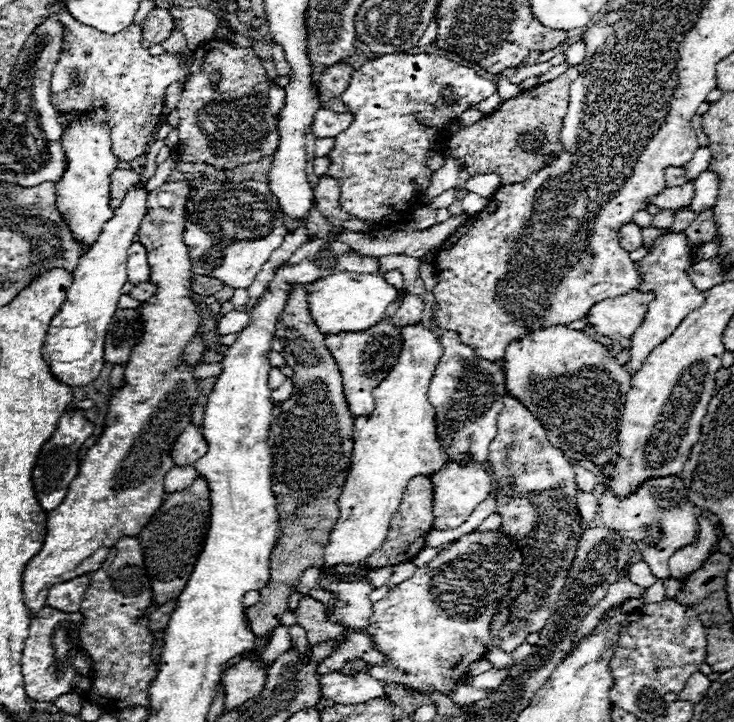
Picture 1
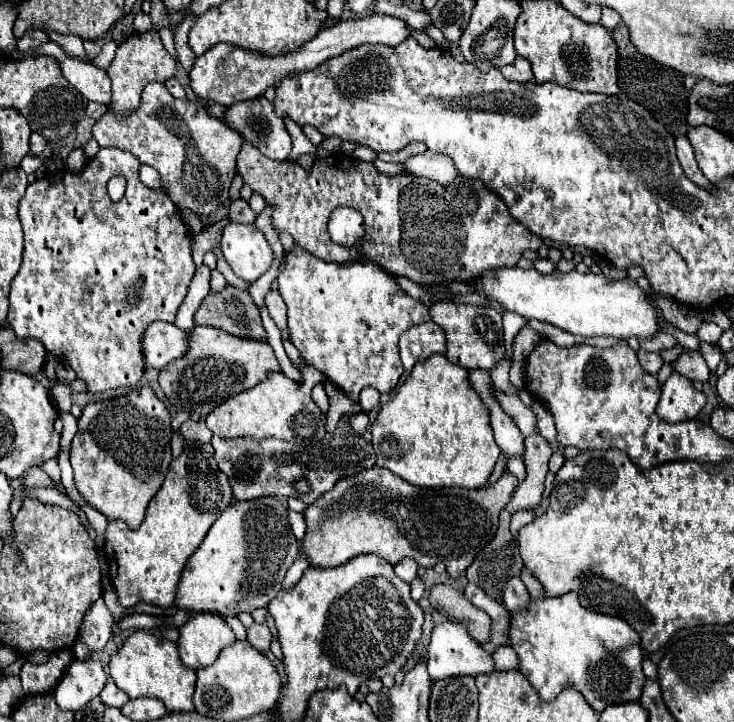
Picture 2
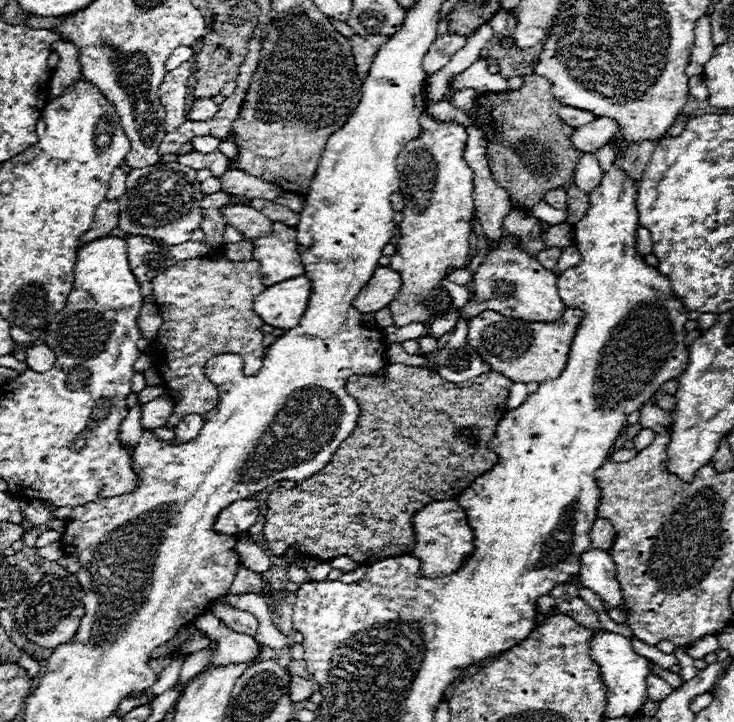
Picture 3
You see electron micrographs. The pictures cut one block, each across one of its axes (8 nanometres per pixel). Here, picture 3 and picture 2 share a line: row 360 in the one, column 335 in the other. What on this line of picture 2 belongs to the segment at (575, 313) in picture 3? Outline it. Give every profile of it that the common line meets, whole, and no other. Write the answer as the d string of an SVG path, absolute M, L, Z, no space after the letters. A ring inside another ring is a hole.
M374 466L358 476L338 480L334 490L306 508L308 528L302 550L308 554L310 566L318 568L334 568L360 554L376 554L390 560L390 564L412 558L422 568L442 562L448 574L458 578L474 562L478 552L488 546L488 540L494 538L500 512L510 502L516 486L516 476L504 472L502 478L482 490L418 488L394 472Z

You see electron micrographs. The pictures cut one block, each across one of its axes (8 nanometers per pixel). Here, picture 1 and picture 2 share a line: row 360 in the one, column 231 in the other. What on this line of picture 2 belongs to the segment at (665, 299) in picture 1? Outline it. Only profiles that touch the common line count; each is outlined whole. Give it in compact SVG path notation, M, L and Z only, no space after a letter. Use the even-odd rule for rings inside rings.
M198 612L178 628L178 652L182 664L192 670L214 664L218 652L236 640L232 628L222 616L210 612Z

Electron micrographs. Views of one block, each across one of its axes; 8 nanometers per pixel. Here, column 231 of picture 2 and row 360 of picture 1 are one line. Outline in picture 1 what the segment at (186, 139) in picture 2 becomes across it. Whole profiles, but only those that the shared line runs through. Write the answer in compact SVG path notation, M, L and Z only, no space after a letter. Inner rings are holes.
M196 180L166 182L158 190L148 194L148 212L144 216L144 222L140 224L138 242L148 248L148 264L152 268L150 280L158 286L158 290L148 302L138 308L140 324L144 324L144 336L140 336L140 344L136 344L128 364L124 366L126 384L116 388L110 398L108 414L104 418L104 430L80 462L78 476L72 480L64 502L56 510L48 512L46 540L42 544L42 550L28 562L28 568L24 568L24 600L30 608L32 618L44 606L50 586L98 570L106 560L108 550L120 538L138 536L140 528L148 524L156 508L160 508L160 504L166 500L162 480L166 472L174 468L170 450L172 444L176 444L176 436L180 436L180 432L184 432L184 428L192 424L192 406L200 396L198 380L194 378L196 366L186 366L182 360L184 348L190 344L192 336L196 336L200 326L200 312L196 310L196 302L192 300L192 262L188 258L188 248L182 240L188 216L186 202L196 184Z

